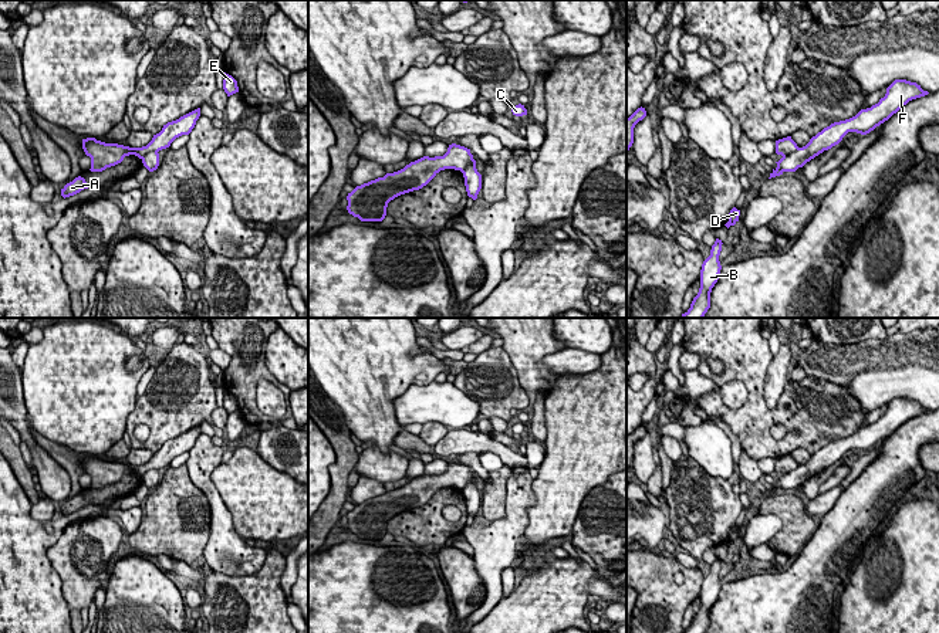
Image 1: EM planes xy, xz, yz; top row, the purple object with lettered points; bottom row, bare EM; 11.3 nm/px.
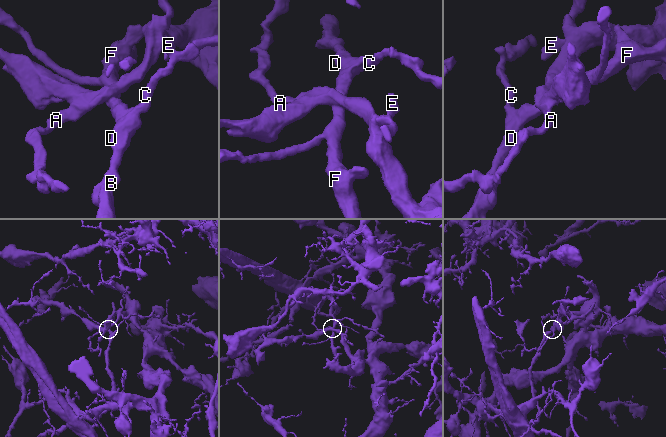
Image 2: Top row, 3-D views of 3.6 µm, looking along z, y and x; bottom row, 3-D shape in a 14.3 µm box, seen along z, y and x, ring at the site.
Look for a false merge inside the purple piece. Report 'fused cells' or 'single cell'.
fused cells

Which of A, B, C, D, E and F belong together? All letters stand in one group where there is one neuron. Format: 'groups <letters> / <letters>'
groups A E / B C D F

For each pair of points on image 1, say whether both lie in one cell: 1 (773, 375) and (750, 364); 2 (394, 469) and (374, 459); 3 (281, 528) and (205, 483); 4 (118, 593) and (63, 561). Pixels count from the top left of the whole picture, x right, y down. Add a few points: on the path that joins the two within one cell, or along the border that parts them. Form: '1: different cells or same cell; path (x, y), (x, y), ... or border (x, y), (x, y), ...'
1: different cells; border (773, 356), (764, 379), (766, 406)
2: same cell; path (389, 467), (382, 467), (378, 463)
3: different cells; border (220, 463), (213, 470), (210, 480), (233, 520)
4: different cells; border (111, 571), (110, 578), (104, 584)

